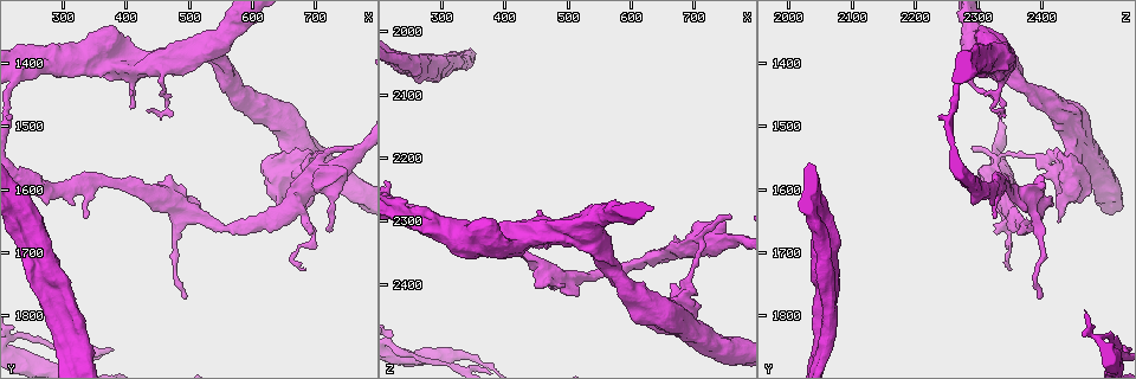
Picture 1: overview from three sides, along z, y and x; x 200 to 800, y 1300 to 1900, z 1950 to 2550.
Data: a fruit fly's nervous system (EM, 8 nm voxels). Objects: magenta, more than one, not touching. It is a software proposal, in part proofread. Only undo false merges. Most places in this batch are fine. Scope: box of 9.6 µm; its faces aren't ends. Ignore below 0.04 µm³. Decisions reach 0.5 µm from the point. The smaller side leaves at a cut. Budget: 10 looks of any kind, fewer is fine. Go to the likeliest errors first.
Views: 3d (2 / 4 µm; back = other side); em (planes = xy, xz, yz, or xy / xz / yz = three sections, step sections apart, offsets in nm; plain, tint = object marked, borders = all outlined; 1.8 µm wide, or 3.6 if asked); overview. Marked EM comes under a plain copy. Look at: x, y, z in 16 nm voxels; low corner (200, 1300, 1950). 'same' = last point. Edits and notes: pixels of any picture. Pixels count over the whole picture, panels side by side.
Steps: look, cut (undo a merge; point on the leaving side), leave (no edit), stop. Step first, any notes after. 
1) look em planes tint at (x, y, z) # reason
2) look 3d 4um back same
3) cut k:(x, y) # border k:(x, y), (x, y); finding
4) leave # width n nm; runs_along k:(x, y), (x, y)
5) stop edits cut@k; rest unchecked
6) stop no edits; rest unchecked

look em xz step 16 tint at (245, 1685, 2055) # arms part here

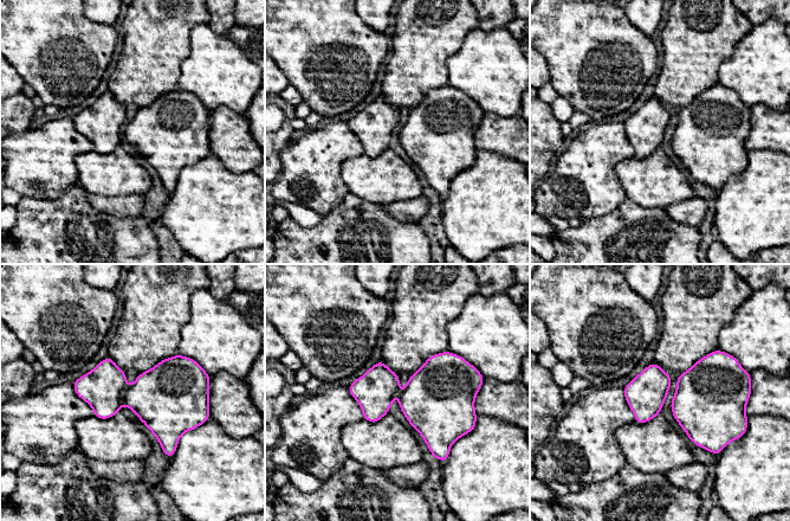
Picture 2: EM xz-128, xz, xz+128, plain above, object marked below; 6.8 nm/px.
look em planes tint same

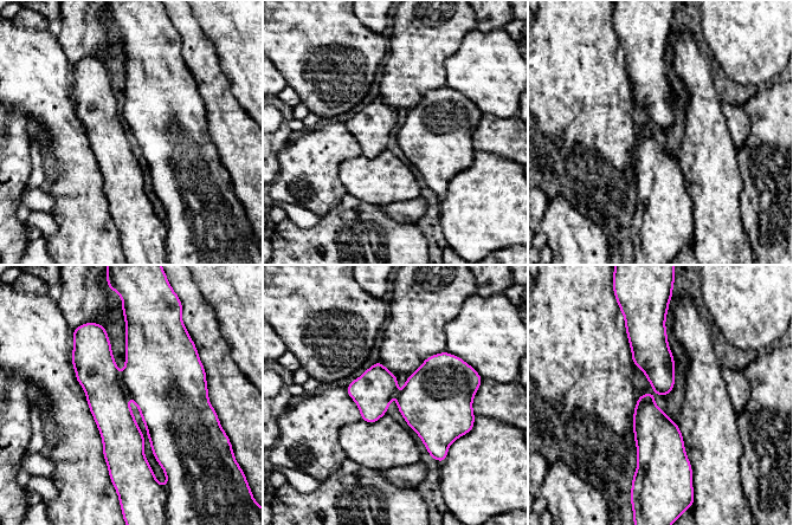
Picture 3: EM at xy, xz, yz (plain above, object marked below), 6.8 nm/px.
leave # width 190 nm; all the same neuron

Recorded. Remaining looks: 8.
look em 3.6um yz step 4 tint at (675, 1555, 2430) # sudden change in width

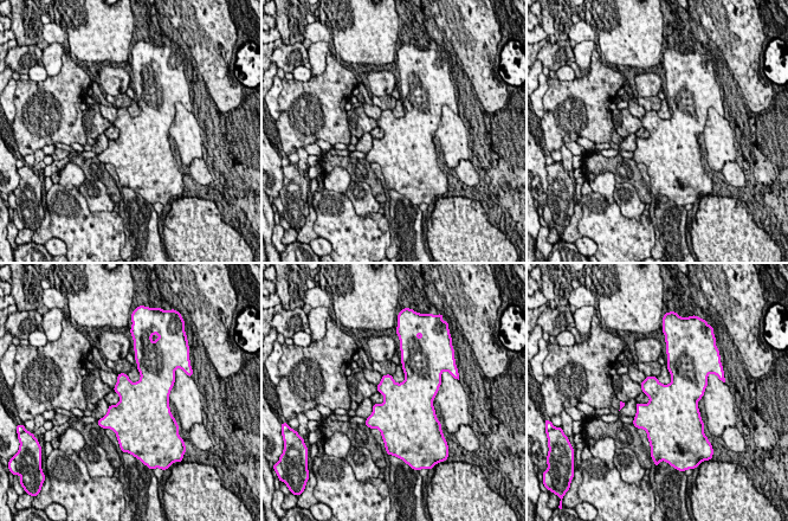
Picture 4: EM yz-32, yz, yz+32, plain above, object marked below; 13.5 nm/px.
look em 3.6um planes tint same

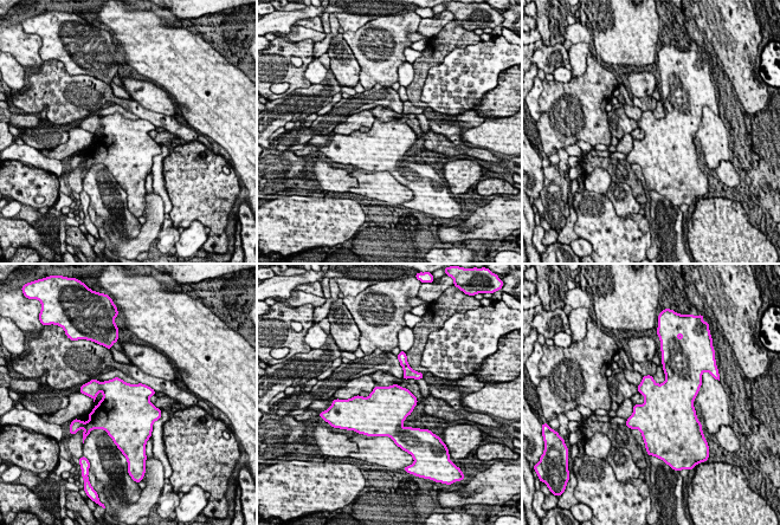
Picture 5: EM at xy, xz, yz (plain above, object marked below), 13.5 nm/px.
leave # one neuron here

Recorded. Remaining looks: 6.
look em planes tint at (710, 1580, 2335) # small branch off a trunk

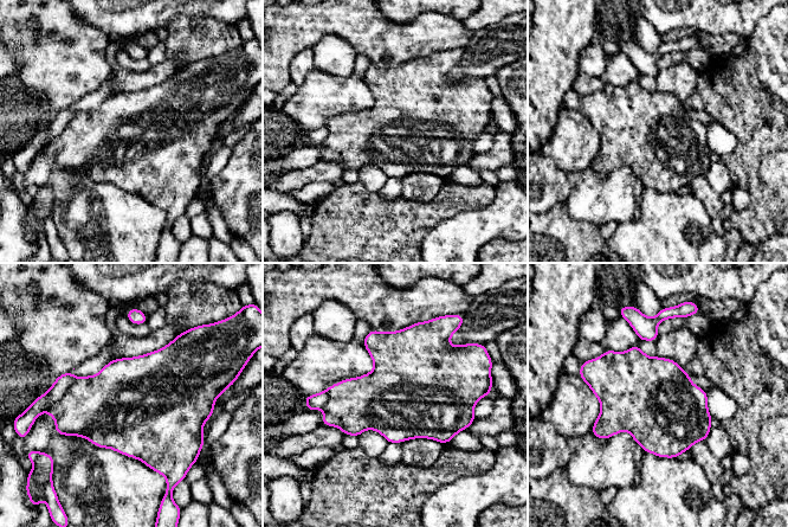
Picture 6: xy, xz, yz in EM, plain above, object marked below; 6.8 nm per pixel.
cut 6:(97, 407) # border 6:(76, 378), (65, 393), (49, 409); two neurons meet here

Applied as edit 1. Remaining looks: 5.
stop edits cut@6; rest unchecked

